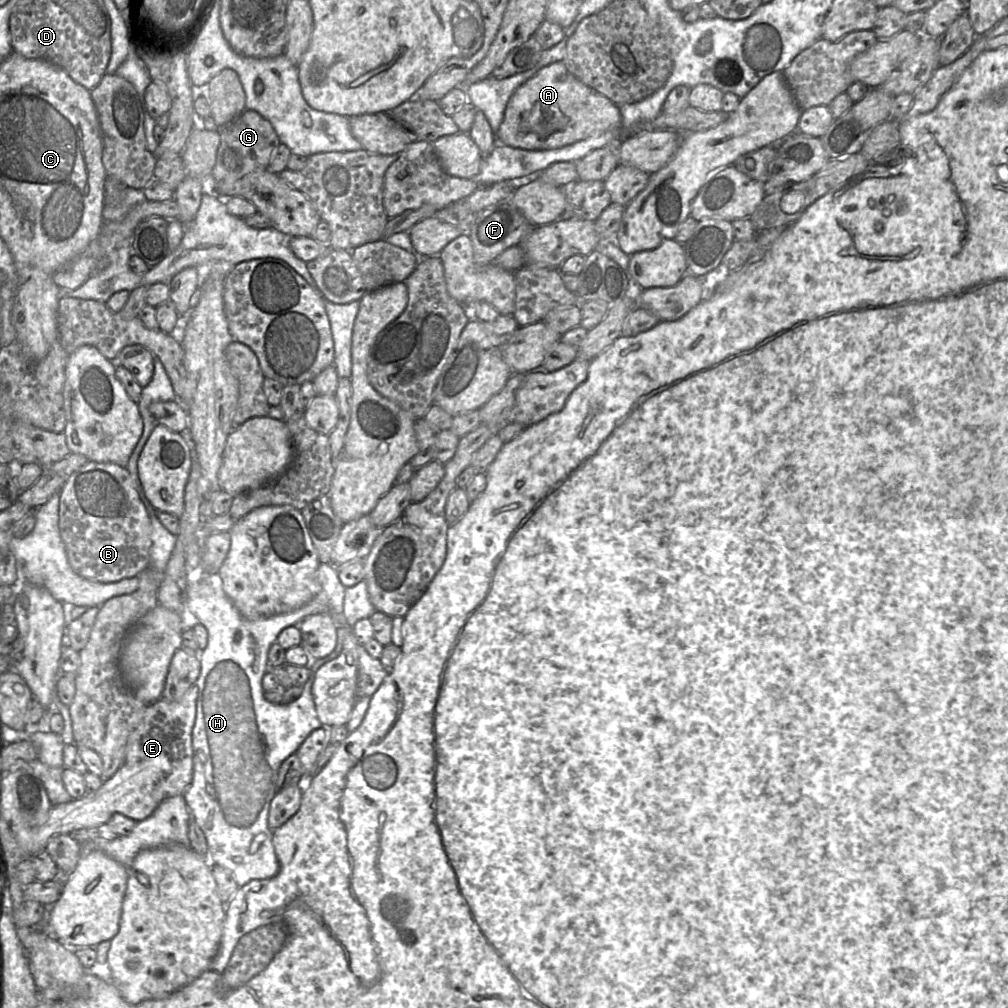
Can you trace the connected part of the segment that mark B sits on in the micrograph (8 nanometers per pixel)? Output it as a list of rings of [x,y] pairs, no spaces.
[[[88,461],[66,479],[60,491],[59,530],[70,565],[77,574],[88,580],[118,582],[136,577],[150,566],[152,526],[149,514],[129,472],[118,464]]]

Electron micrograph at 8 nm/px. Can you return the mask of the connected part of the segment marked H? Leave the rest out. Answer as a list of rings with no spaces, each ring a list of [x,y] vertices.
[[[320,563],[318,567],[318,580],[321,584],[321,593],[314,599],[303,605],[302,607],[293,610],[288,613],[282,613],[278,615],[272,615],[267,618],[262,618],[258,620],[249,620],[243,617],[238,609],[234,606],[232,601],[226,595],[223,590],[222,580],[219,574],[209,574],[205,573],[202,569],[201,571],[189,571],[186,575],[187,587],[185,589],[185,607],[187,615],[194,620],[194,622],[199,622],[208,631],[208,644],[203,651],[199,651],[199,659],[201,664],[200,675],[196,681],[196,686],[198,688],[198,698],[197,698],[197,710],[196,710],[196,720],[192,731],[192,746],[193,746],[193,780],[190,786],[184,793],[184,798],[191,813],[191,818],[193,818],[207,839],[207,845],[209,850],[209,858],[212,864],[218,864],[223,867],[230,869],[236,879],[239,887],[246,885],[251,880],[256,879],[268,879],[272,878],[279,872],[280,866],[277,859],[274,846],[273,846],[273,831],[268,825],[268,814],[270,809],[270,804],[275,794],[277,794],[277,780],[278,771],[286,758],[292,754],[296,754],[297,750],[304,742],[304,740],[316,729],[321,728],[323,725],[317,716],[317,711],[312,695],[312,686],[315,679],[315,674],[318,669],[325,663],[335,659],[343,649],[343,643],[345,639],[345,633],[337,632],[337,643],[335,649],[327,656],[311,660],[310,663],[310,677],[303,686],[303,692],[301,696],[291,704],[272,704],[267,701],[264,697],[265,691],[262,687],[262,679],[265,673],[269,670],[268,662],[268,651],[273,643],[277,641],[277,637],[280,632],[289,626],[299,626],[299,623],[307,616],[318,614],[318,613],[329,613],[331,615],[341,615],[343,616],[343,605],[344,605],[344,594],[345,586],[340,582],[338,577],[338,568],[333,564],[323,564]]]

